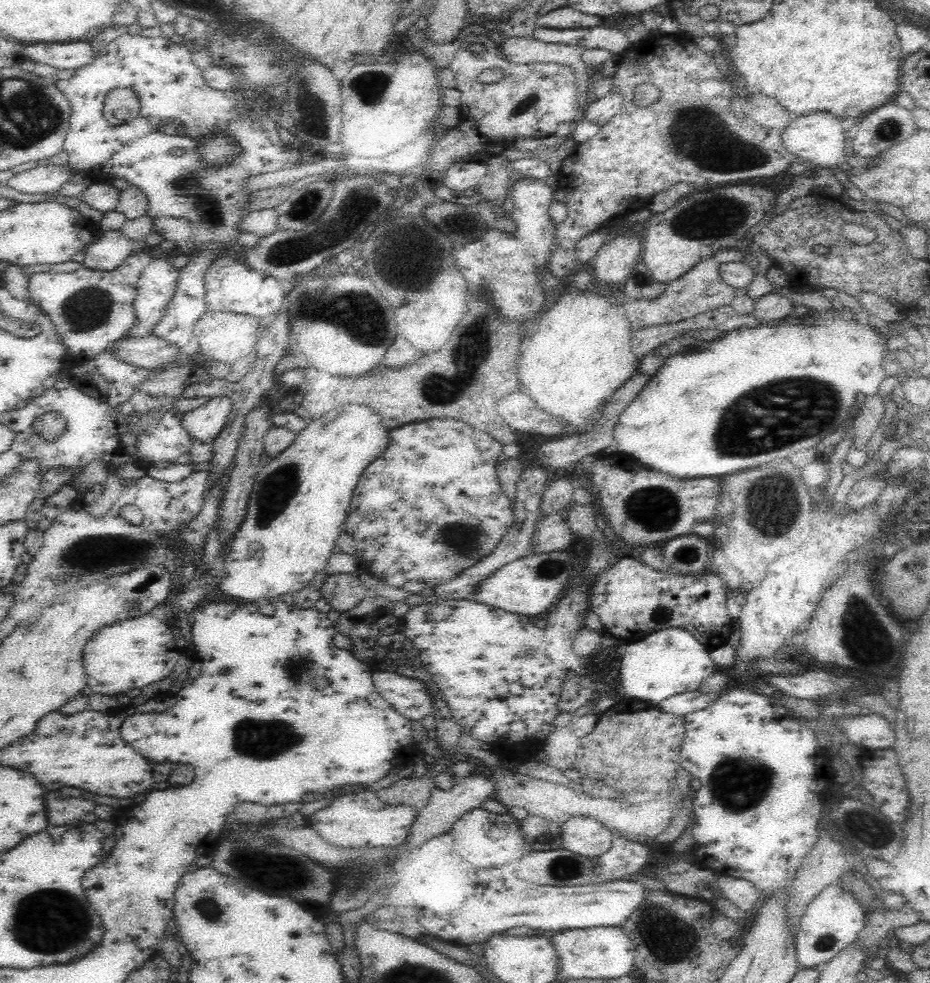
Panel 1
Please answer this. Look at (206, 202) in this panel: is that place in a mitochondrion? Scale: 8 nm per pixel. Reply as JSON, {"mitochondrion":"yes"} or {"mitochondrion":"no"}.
{"mitochondrion":"yes"}

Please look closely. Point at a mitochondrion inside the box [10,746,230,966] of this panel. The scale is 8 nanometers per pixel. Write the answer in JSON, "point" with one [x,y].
{"point":[48,897]}

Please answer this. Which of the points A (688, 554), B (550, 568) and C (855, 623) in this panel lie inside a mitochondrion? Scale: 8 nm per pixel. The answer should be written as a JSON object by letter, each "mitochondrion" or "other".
{"A":"mitochondrion","B":"mitochondrion","C":"mitochondrion"}

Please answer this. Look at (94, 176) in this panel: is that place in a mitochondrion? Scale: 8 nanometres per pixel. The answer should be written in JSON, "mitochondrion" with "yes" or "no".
{"mitochondrion":"no"}

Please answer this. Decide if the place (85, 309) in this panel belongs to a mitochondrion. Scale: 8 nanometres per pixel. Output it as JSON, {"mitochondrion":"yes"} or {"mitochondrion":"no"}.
{"mitochondrion":"yes"}

